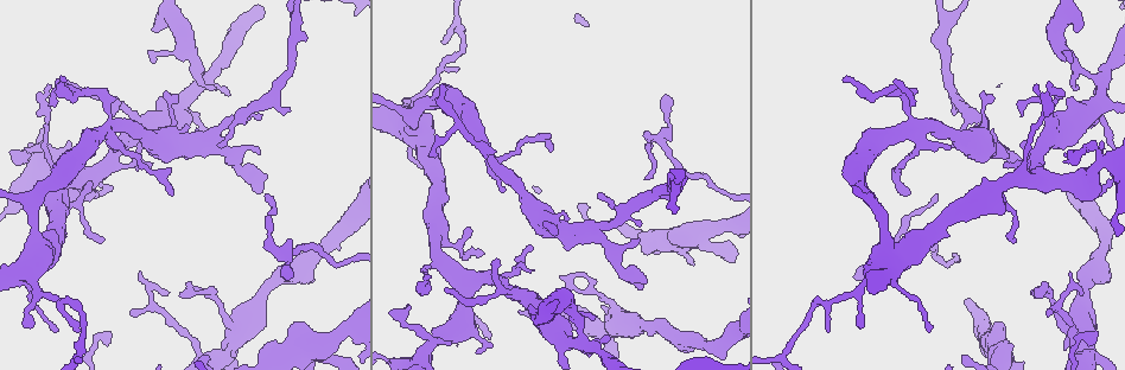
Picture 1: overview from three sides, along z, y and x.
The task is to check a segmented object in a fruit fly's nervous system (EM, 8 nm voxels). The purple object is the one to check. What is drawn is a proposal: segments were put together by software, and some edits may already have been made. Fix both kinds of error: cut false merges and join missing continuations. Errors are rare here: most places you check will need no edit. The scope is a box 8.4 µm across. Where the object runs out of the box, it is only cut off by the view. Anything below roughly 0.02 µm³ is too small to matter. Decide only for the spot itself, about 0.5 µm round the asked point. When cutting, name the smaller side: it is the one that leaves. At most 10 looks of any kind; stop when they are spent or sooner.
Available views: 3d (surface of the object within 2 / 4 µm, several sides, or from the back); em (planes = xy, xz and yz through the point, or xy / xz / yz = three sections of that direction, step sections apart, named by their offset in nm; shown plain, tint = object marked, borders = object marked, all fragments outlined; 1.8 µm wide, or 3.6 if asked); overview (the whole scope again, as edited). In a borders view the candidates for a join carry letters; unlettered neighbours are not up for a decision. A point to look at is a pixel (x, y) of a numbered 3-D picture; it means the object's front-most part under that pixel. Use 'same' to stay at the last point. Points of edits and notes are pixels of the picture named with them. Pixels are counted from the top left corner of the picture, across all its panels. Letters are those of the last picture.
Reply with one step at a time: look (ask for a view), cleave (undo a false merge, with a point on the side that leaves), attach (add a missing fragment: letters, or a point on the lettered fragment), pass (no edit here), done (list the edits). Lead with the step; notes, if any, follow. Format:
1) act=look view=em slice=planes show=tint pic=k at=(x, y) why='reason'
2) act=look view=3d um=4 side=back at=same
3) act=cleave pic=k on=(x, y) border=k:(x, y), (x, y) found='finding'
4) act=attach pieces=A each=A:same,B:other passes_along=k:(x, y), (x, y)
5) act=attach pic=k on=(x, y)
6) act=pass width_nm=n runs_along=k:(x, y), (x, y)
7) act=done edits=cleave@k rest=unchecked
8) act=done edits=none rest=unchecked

act=look view=3d um=2 pic=1 at=(59, 79) why='branch stops here'

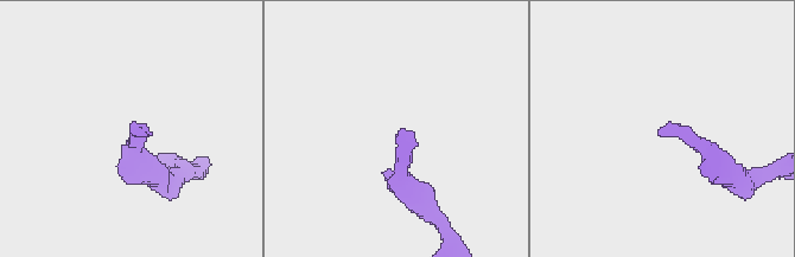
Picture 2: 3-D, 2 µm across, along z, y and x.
act=look view=em slice=planes show=tint pic=2 at=(135, 128)

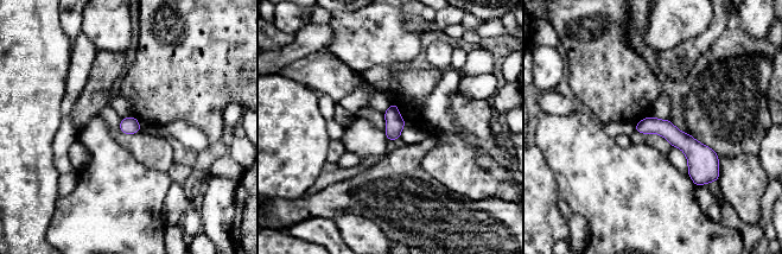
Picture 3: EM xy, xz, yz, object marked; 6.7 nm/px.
act=look view=em slice=planes show=borders at=same why='what lies round it'

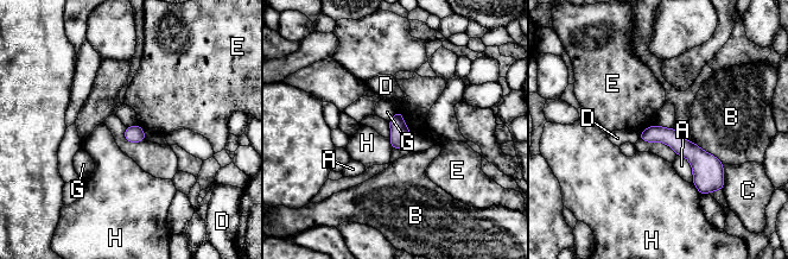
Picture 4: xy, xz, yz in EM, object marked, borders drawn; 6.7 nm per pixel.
act=pass each=A:other,B:other,C:other,D:other,E:other,G:other,H:other found='none of them fits'

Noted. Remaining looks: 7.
act=look view=em um=3.6 slice=planes show=borders pic=1 at=(454, 329) why='sudden change in width'

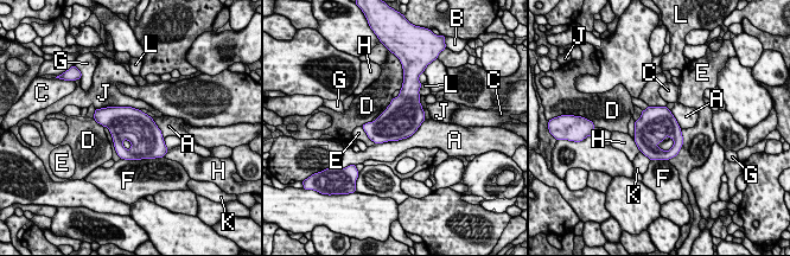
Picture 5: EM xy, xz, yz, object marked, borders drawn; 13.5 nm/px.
act=pass each=A:other,B:other,C:other,D:other,E:other,F:other,G:other,H:other,J:other,K:other,L:other border=5:(425, 120), (406, 138), (375, 144) found='continuous, no second neuron'

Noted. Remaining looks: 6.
act=look view=em slice=xy step=16 show=tint pic=1 at=(517, 291) why='sharp bend'

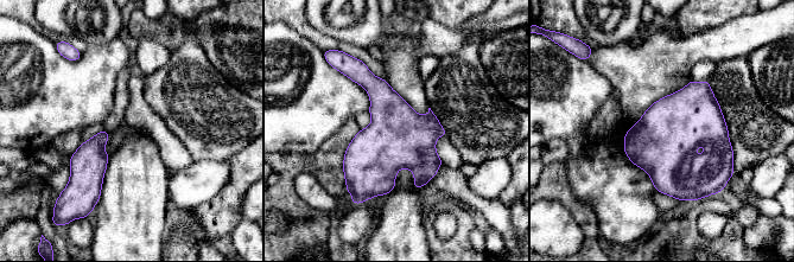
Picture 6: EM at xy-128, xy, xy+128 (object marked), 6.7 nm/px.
act=look view=em slice=xy step=16 show=borders at=same why='see the neighbours'

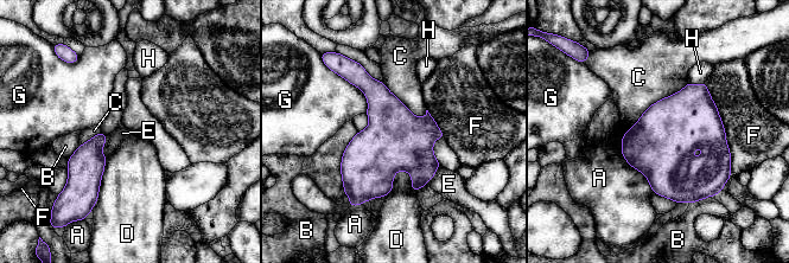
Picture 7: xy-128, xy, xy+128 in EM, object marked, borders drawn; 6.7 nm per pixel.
act=pass width_nm=420 each=A:other,B:other,C:other,D:other,E:other,F:other,G:other,H:other border=7:(108, 134), (101, 149), (103, 155) found='continuous, no second neuron'

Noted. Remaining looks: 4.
act=look view=em um=3.6 slice=xy step=8 show=borders pic=1 at=(1034, 293) why='an open end'

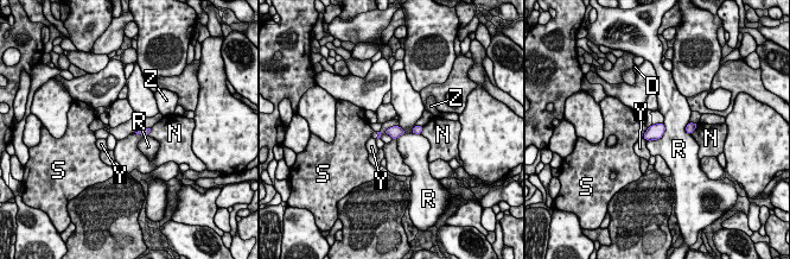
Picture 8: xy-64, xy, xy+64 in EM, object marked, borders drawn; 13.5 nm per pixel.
act=pass each=D:other,N:other,R:other,S:other,Y:other,Z:other border=8:(152, 127), (146, 134), (135, 133) found='none of them fits'

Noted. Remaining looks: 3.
act=done edits=none rest=unchecked

